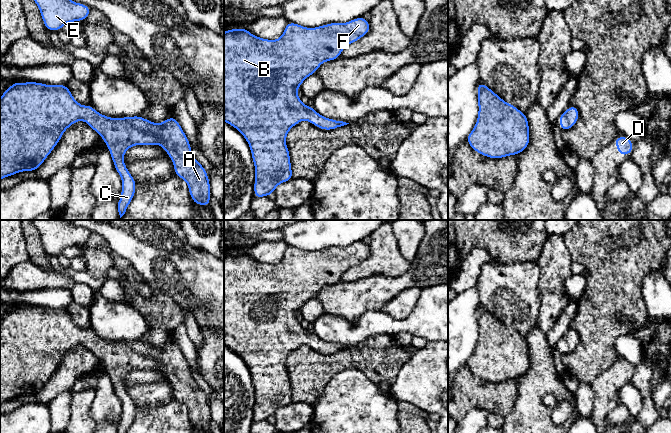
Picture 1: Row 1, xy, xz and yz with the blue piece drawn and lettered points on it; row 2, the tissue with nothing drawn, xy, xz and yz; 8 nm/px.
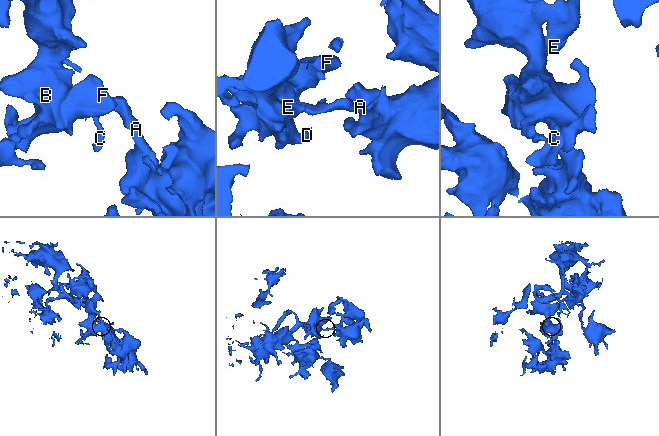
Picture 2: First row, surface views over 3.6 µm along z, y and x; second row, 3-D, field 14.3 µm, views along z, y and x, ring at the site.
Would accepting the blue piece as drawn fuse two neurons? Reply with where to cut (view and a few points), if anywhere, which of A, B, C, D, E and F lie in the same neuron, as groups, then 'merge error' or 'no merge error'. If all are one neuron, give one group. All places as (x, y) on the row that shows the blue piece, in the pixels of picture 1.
cut none; groups A B C D E F; no merge error

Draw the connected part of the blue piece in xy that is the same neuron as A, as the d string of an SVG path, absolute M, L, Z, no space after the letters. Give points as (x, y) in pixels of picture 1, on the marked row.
M14 82L0 98L0 180L22 171L36 171L56 147L63 133L75 122L85 121L107 144L111 158L122 179L118 202L120 218L131 203L136 182L123 161L125 152L136 145L160 145L174 164L175 175L188 183L189 194L197 205L210 206L210 182L205 168L195 159L191 145L173 116L160 124L141 116L110 118L98 113L90 104L79 104L66 84L46 85L38 82Z

